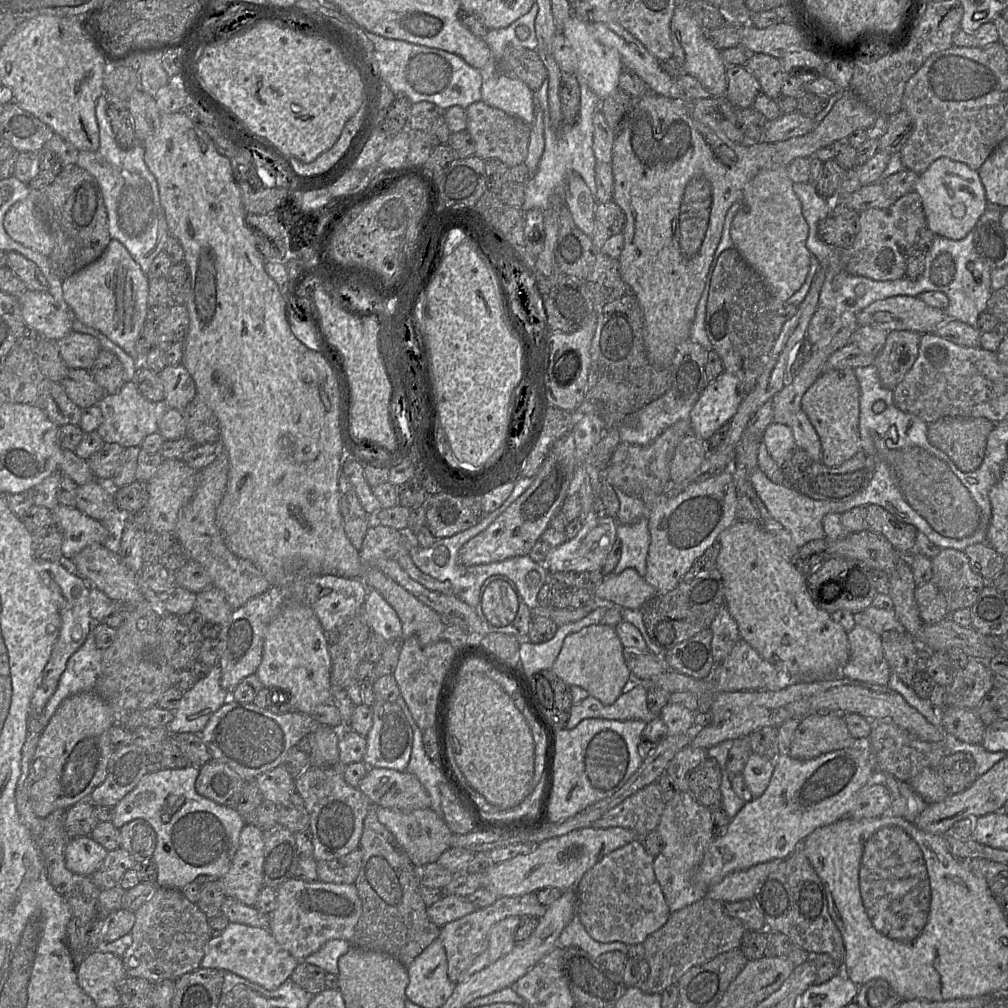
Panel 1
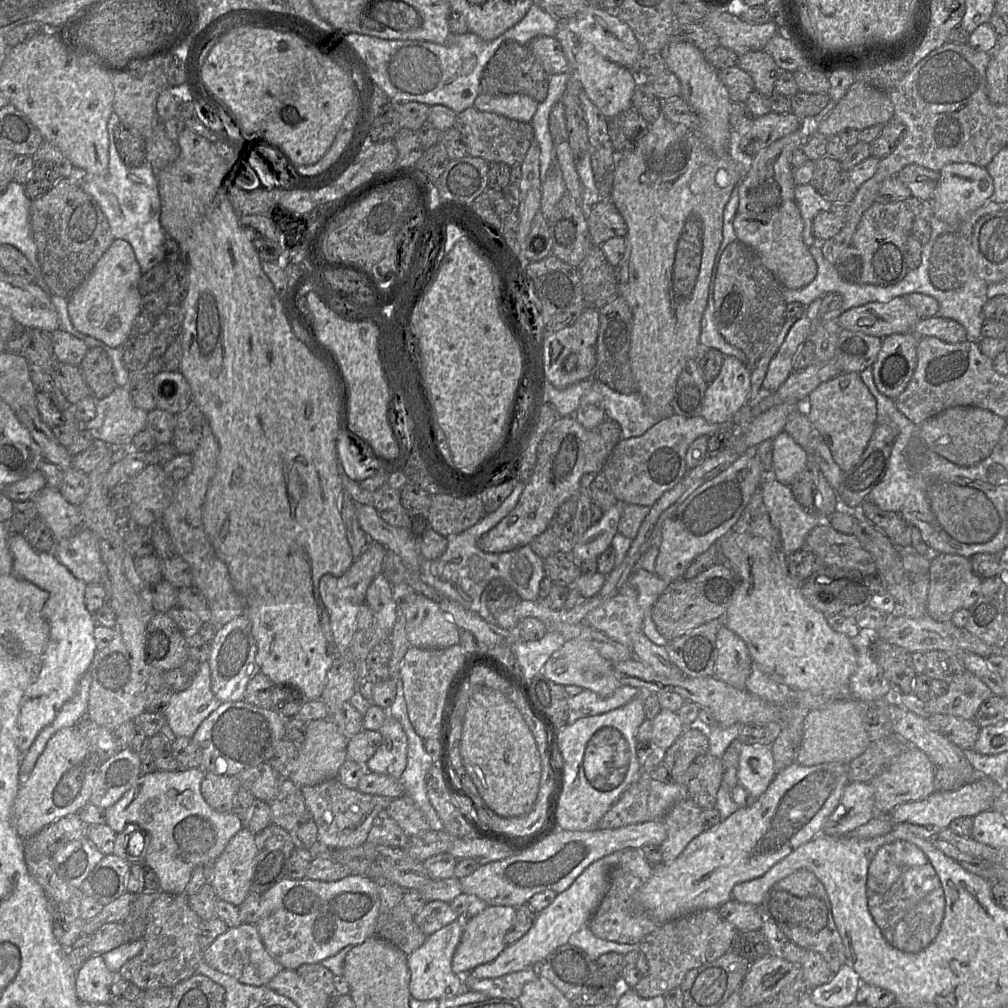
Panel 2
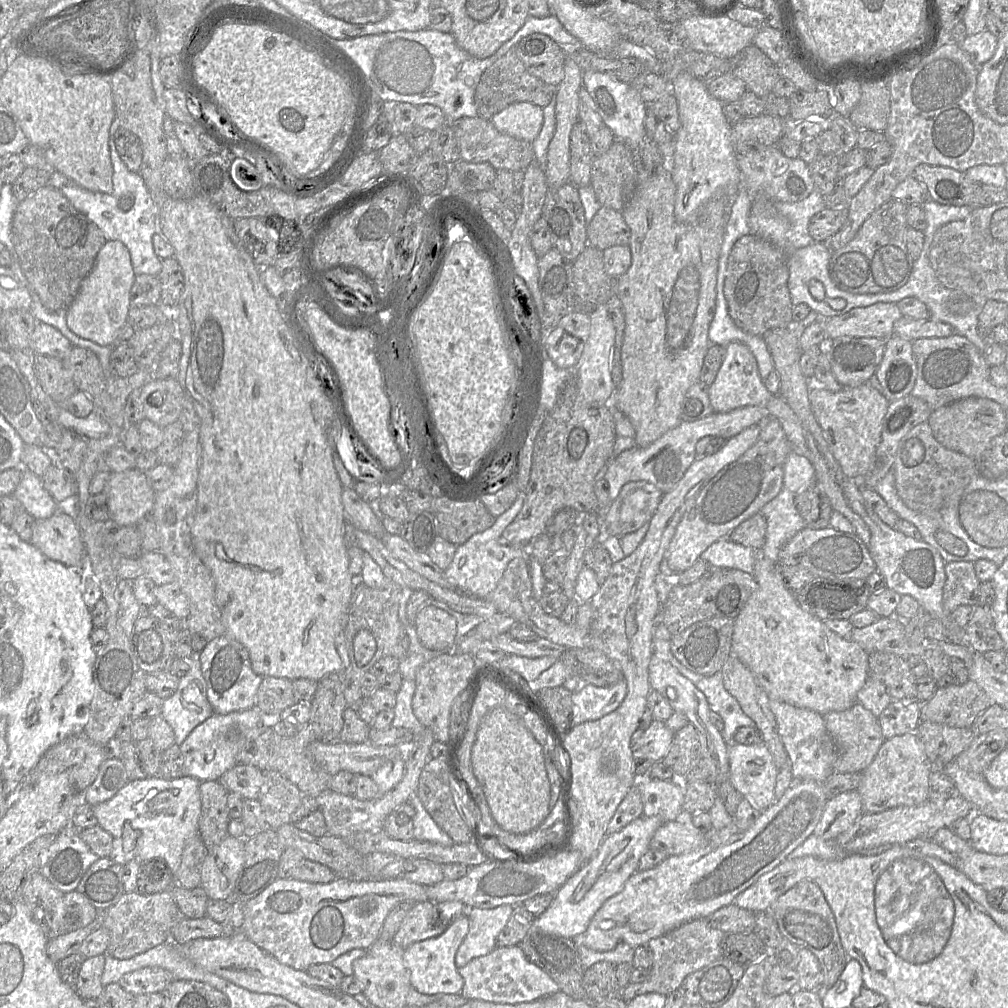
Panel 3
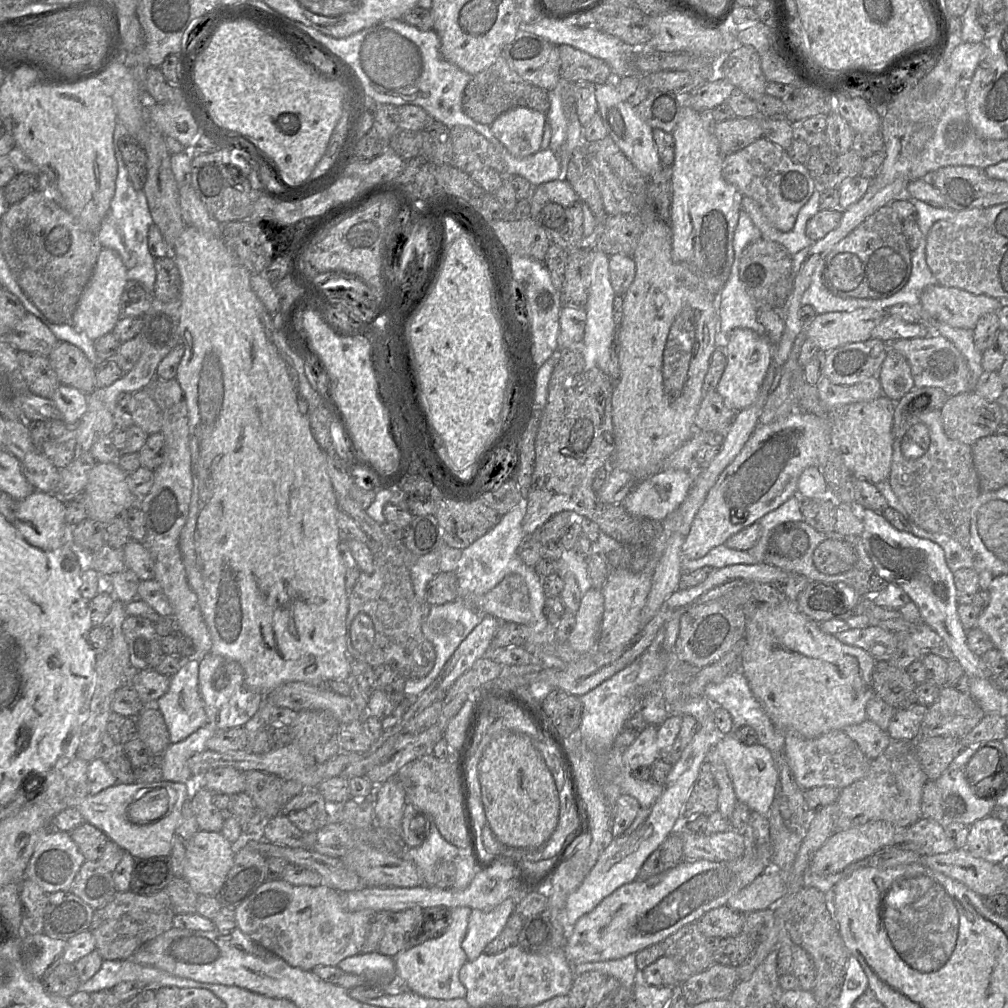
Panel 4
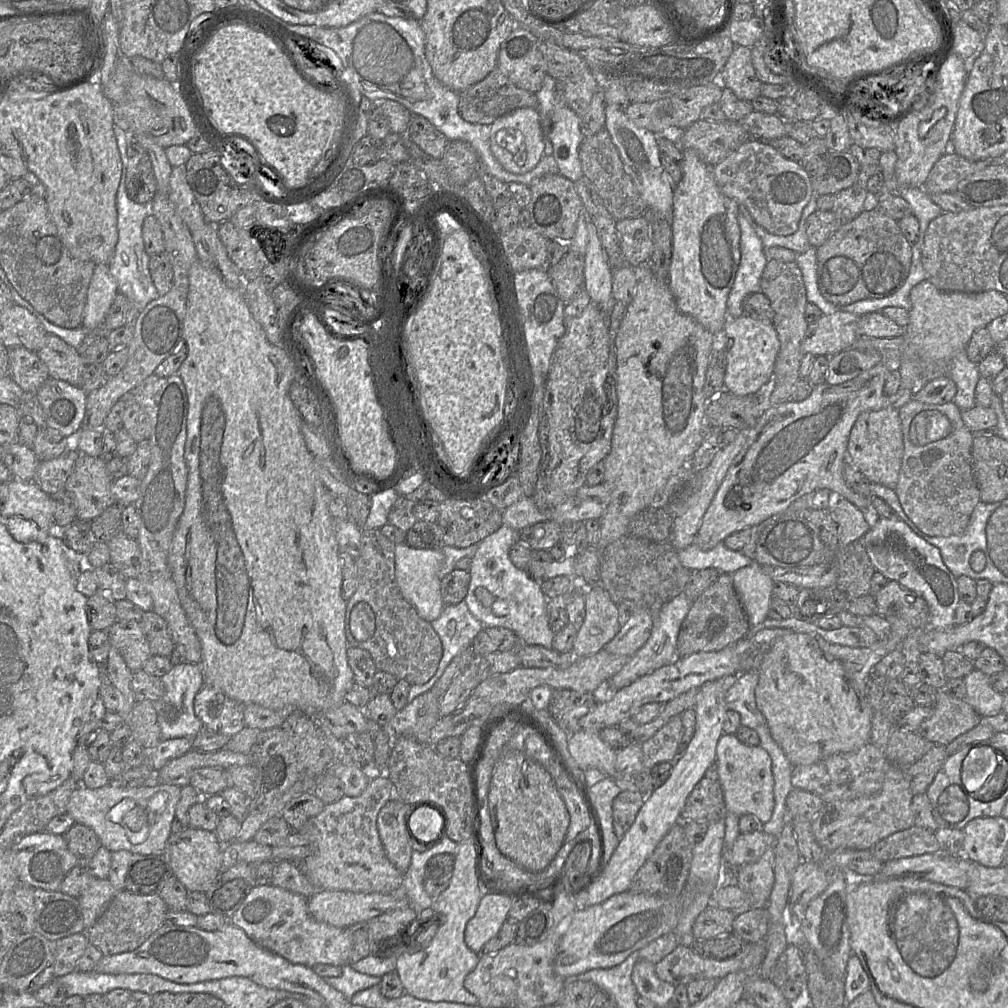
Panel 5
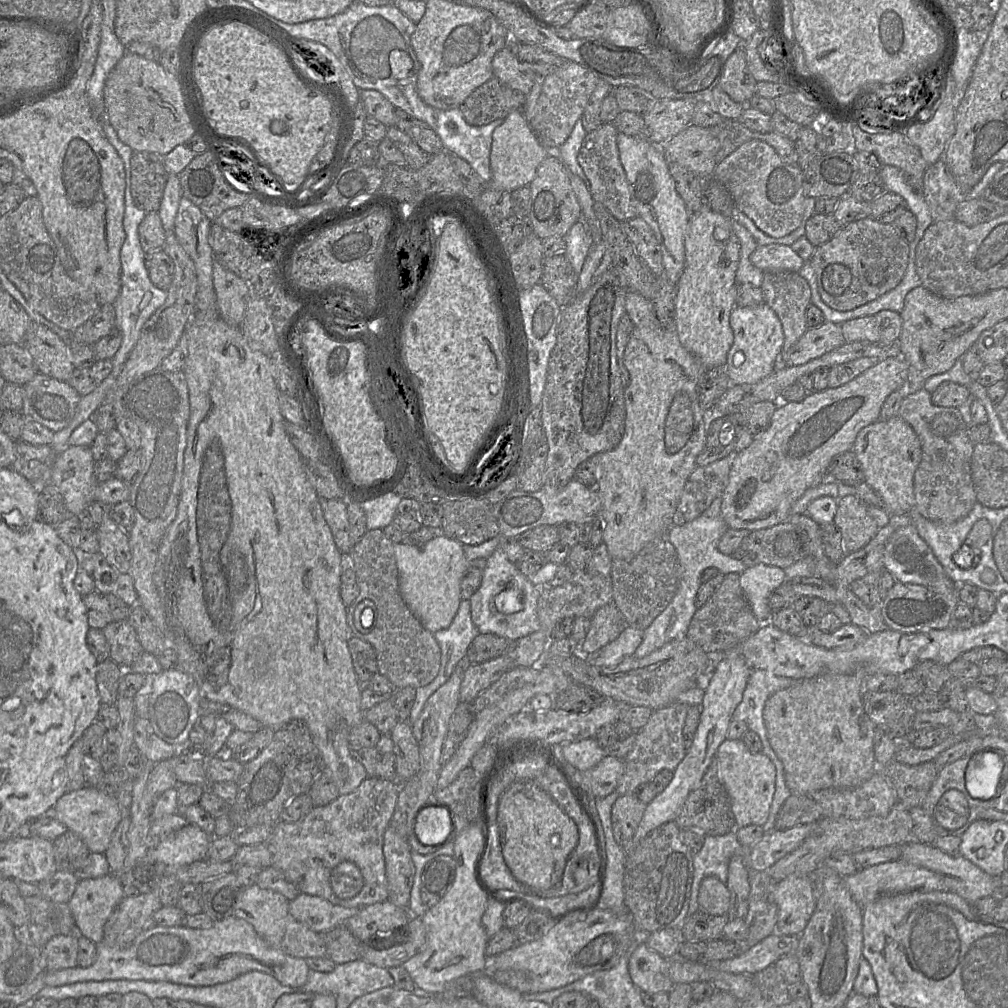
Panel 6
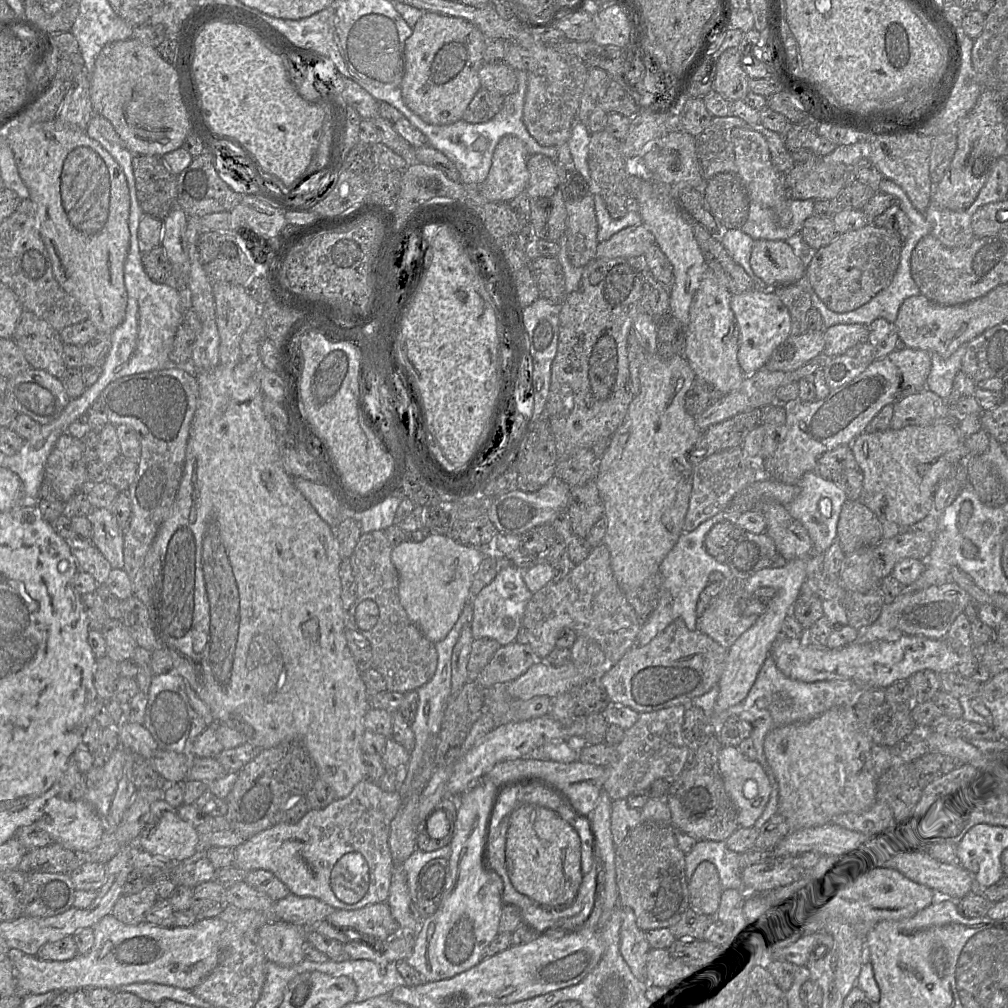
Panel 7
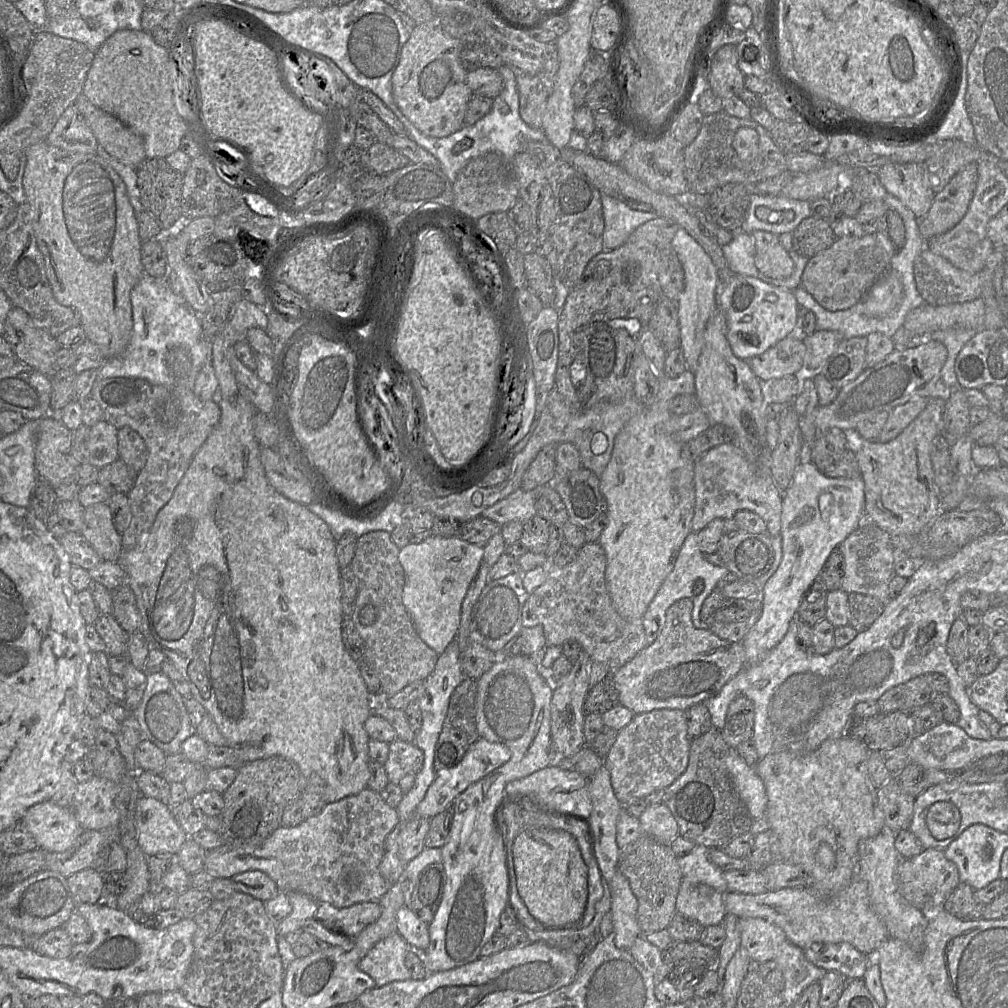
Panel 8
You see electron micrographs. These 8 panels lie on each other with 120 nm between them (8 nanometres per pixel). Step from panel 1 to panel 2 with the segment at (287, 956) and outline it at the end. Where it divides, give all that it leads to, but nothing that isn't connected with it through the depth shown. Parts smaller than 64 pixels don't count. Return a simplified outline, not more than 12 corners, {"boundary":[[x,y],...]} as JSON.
{"boundary":[[255,924],[228,927],[204,950],[213,969],[267,986],[285,969]]}

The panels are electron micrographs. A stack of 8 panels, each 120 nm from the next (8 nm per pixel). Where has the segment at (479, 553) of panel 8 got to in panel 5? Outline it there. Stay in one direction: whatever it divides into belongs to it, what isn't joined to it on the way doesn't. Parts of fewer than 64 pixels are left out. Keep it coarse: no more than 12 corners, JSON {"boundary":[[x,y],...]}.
{"boundary":[[396,544],[400,591],[430,623],[445,607],[441,548]]}

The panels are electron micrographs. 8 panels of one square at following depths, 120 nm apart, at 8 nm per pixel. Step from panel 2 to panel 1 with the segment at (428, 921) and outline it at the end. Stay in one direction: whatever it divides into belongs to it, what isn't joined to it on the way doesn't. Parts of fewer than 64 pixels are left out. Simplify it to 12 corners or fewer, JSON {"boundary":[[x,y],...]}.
{"boundary":[[446,895],[427,907],[442,927],[476,910],[467,896]]}

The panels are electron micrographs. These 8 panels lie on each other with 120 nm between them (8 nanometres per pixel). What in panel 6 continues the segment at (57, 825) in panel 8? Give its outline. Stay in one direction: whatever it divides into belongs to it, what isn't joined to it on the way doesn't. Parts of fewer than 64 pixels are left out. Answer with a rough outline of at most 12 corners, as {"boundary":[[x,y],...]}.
{"boundary":[[87,784],[51,813],[92,853],[105,854],[121,821],[115,796]]}

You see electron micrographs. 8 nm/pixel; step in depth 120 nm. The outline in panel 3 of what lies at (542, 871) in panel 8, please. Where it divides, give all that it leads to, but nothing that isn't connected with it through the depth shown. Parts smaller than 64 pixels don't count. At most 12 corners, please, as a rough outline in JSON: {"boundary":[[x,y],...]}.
{"boundary":[[519,717],[481,720],[473,773],[515,834],[550,819],[542,746]]}

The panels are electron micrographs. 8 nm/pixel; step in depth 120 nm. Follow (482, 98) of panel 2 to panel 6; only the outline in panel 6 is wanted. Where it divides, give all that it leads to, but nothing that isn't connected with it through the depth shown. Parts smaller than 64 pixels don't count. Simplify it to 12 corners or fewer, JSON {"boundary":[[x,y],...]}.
{"boundary":[[522,111],[493,131],[488,188],[529,186],[547,156]]}

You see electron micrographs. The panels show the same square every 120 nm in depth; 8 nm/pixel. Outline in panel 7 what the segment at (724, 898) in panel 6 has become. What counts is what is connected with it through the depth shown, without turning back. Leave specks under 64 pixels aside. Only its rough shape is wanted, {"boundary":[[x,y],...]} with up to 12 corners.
{"boundary":[[702,862],[689,881],[691,908],[715,916],[723,890]]}

